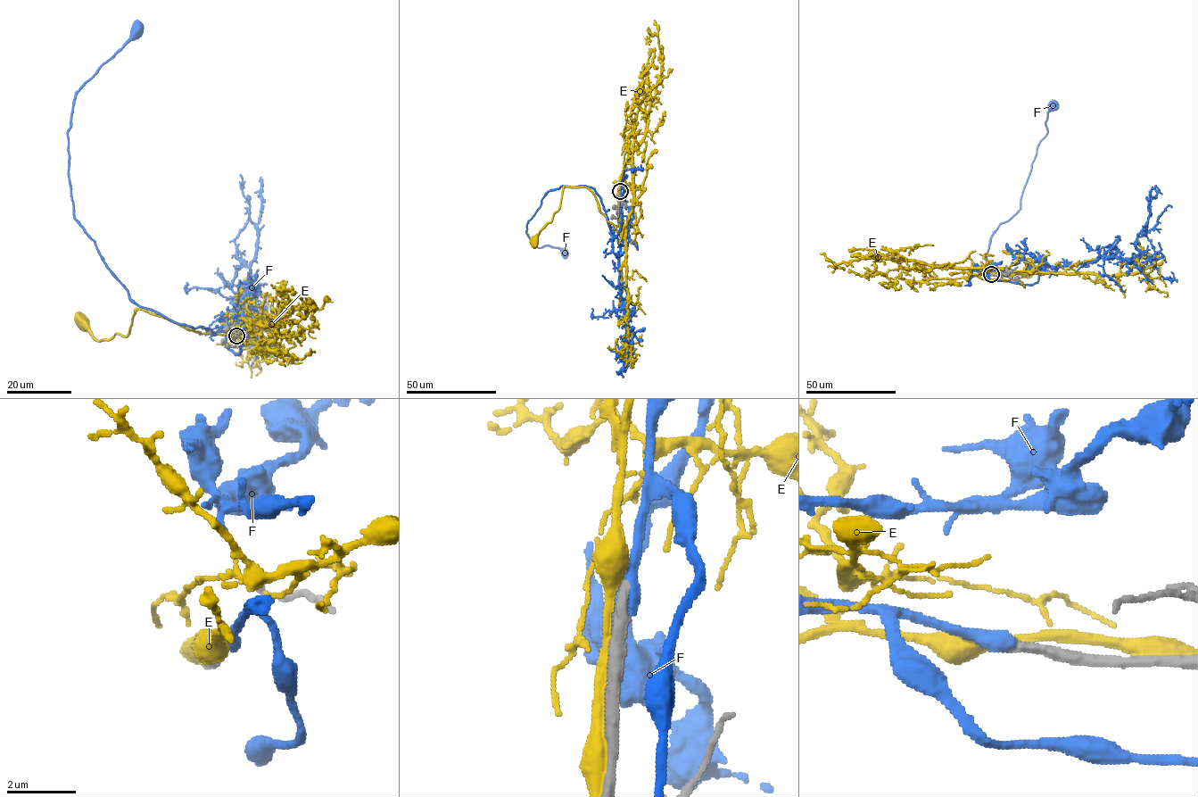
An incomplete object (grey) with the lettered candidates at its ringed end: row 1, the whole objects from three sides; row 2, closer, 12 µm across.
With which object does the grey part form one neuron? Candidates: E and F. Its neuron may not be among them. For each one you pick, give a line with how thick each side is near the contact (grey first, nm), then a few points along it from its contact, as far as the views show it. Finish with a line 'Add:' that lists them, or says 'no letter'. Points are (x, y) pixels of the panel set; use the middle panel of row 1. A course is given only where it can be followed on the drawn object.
F: calibres 380 and 440 nm; course (620, 191), (614, 239), (593, 189), (561, 186), (544, 195), (526, 231), (537, 247), (564, 251)
Add: F

